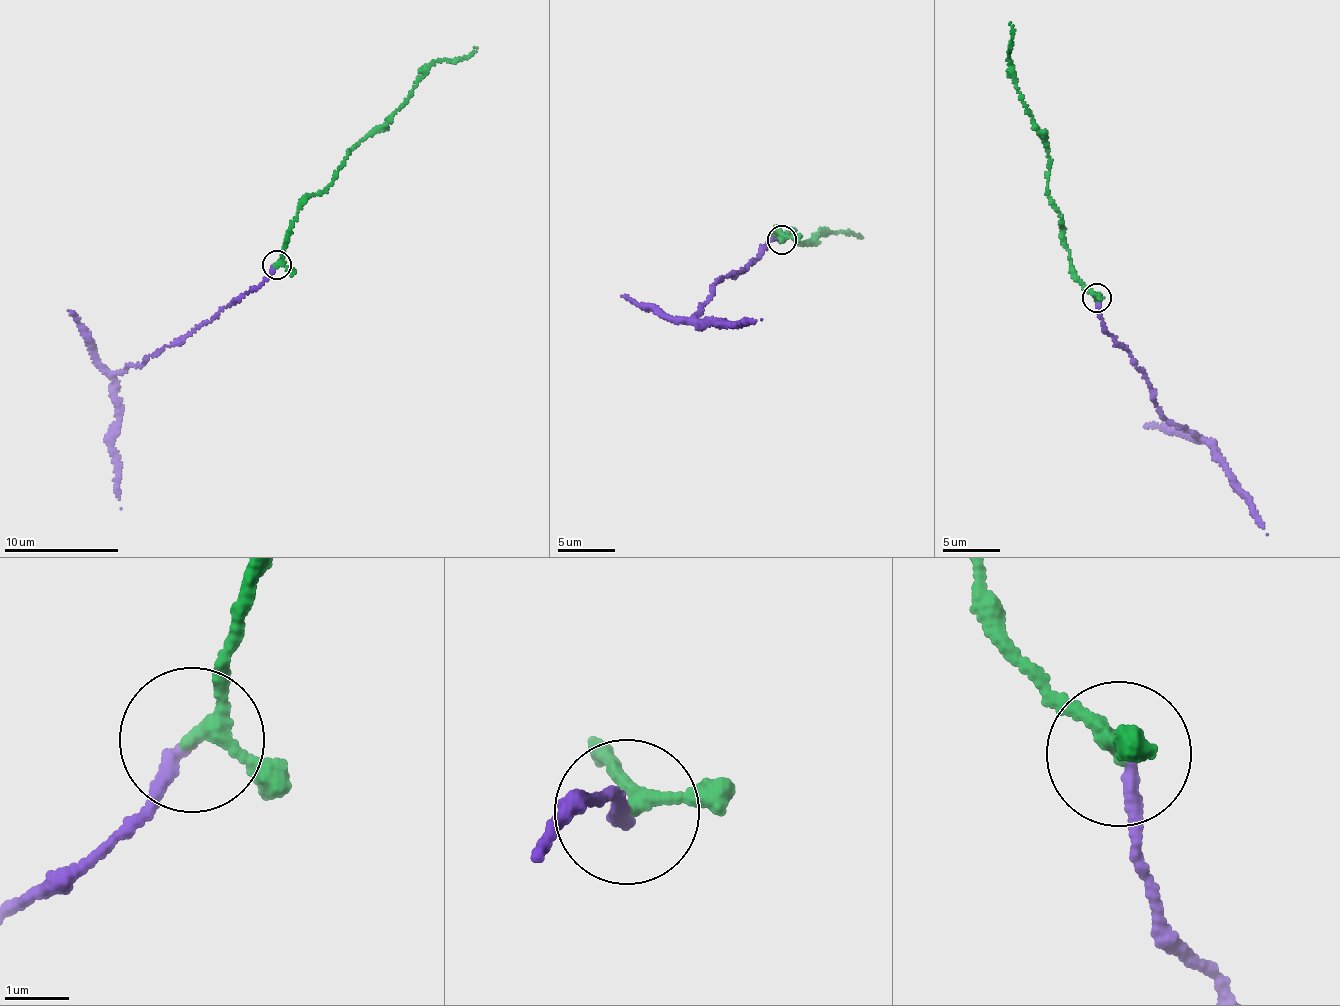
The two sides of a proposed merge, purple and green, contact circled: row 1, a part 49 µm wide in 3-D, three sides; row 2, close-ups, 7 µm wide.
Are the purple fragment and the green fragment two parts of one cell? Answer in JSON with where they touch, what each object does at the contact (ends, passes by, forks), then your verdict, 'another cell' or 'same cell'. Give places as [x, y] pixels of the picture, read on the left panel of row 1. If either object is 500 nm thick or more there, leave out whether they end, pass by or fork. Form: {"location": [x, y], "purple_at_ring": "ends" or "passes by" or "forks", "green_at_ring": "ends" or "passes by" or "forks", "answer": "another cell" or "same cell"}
{"location": [277, 264], "purple_at_ring": "ends", "green_at_ring": "passes by", "answer": "same cell"}

